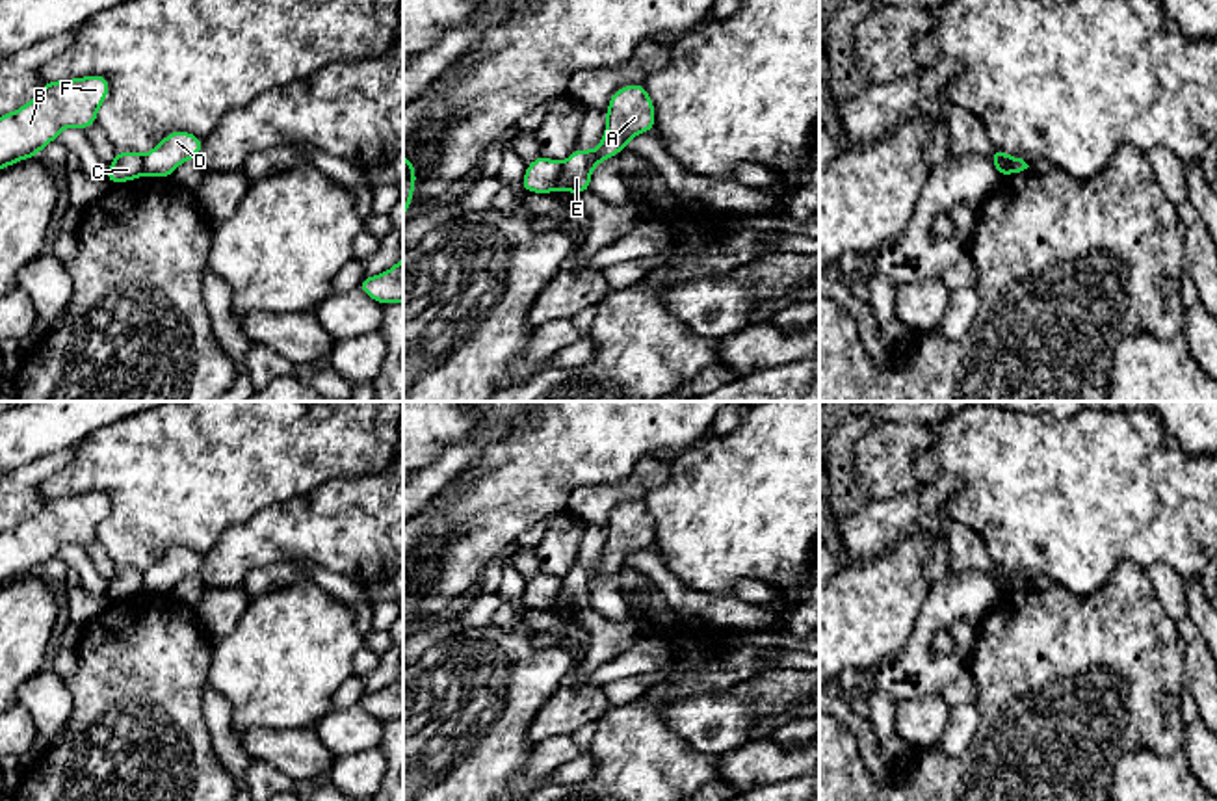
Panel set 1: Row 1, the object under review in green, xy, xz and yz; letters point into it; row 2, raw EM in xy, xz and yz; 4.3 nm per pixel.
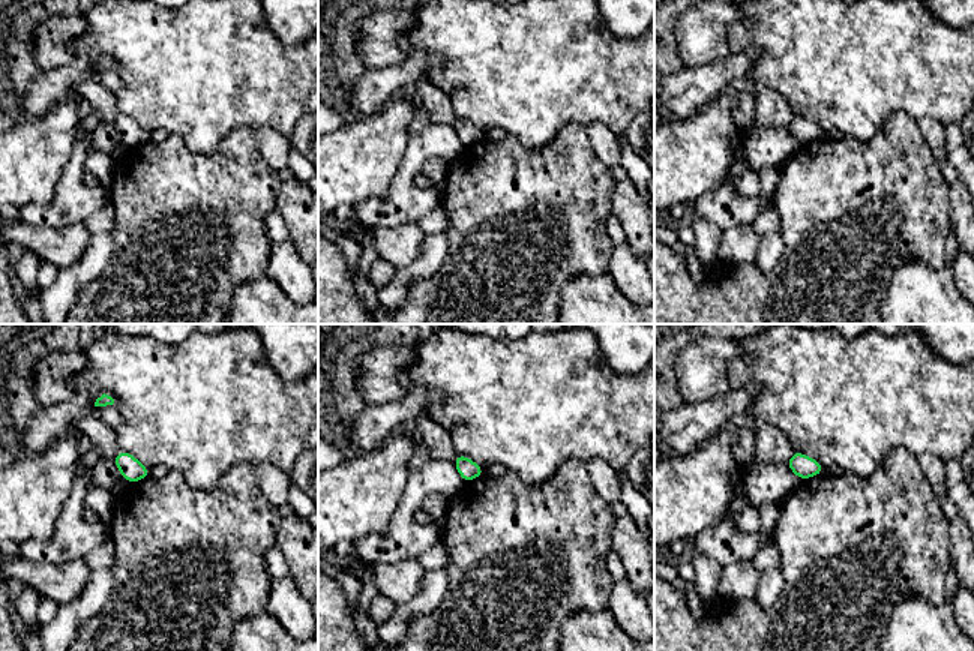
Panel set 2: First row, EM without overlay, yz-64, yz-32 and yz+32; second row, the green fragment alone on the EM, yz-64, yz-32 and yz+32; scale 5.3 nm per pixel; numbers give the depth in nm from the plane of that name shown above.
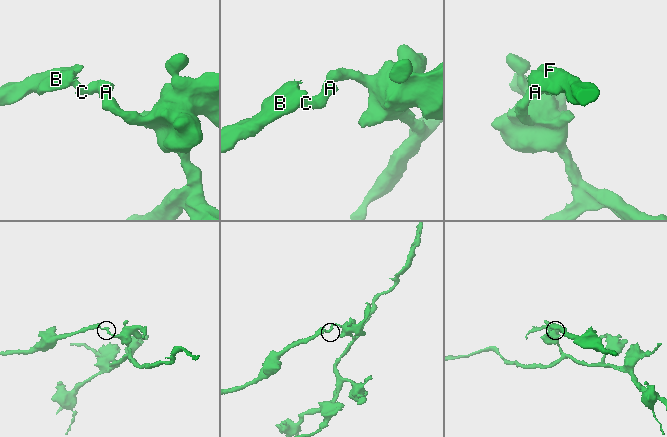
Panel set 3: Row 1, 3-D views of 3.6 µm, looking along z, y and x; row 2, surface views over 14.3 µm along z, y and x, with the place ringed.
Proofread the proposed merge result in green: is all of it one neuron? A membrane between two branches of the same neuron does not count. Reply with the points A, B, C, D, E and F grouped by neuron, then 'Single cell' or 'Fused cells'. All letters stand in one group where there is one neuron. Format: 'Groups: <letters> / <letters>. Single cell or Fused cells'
Groups: A D E / B C F. Fused cells

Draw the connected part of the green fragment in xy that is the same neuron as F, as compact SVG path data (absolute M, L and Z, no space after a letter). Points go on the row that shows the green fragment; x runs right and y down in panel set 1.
M104 74L50 80L24 106L0 115L0 169L35 158L67 126L85 130L110 95Z

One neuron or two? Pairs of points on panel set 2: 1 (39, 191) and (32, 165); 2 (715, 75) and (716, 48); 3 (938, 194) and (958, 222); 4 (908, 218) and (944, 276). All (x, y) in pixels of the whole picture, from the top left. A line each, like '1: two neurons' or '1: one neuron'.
1: one neuron
2: two neurons
3: two neurons
4: two neurons

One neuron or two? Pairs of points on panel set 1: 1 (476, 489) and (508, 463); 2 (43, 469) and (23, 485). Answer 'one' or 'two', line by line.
1: one
2: one

